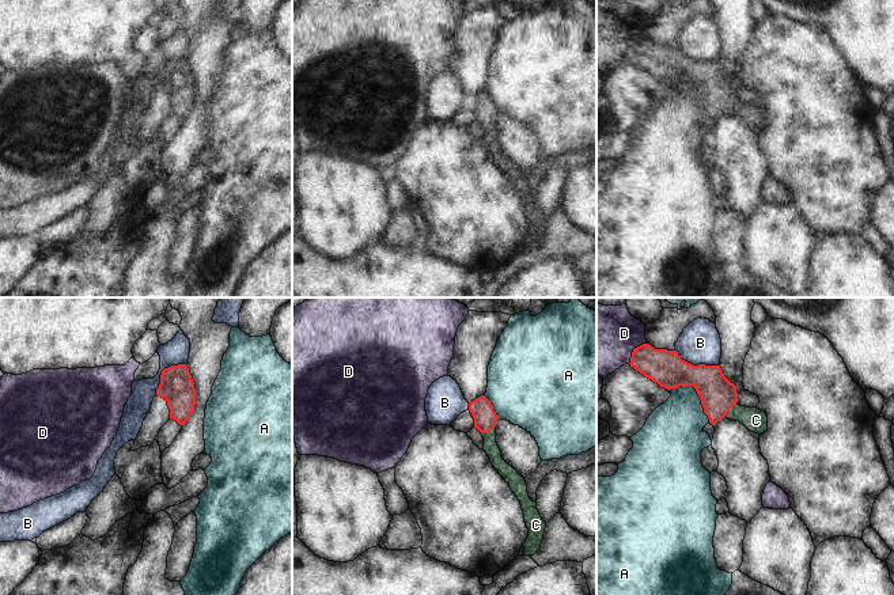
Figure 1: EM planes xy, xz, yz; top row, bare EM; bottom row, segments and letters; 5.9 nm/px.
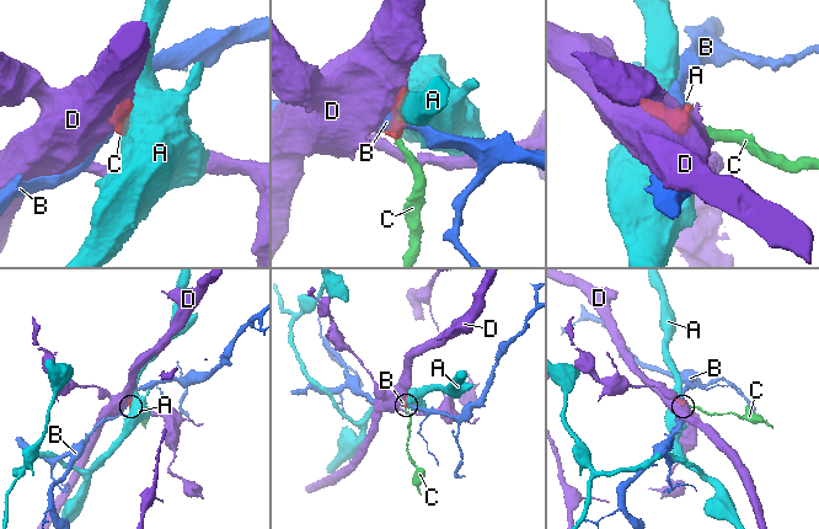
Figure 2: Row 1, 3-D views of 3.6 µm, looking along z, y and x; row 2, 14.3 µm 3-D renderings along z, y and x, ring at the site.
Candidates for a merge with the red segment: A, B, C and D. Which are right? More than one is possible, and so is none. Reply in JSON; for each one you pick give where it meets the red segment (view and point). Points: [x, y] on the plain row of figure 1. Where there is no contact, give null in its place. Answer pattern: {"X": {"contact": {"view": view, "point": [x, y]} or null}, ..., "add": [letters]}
{"C": {"contact": {"view": "yz", "point": [730, 103]}}, "add": ["C"]}

